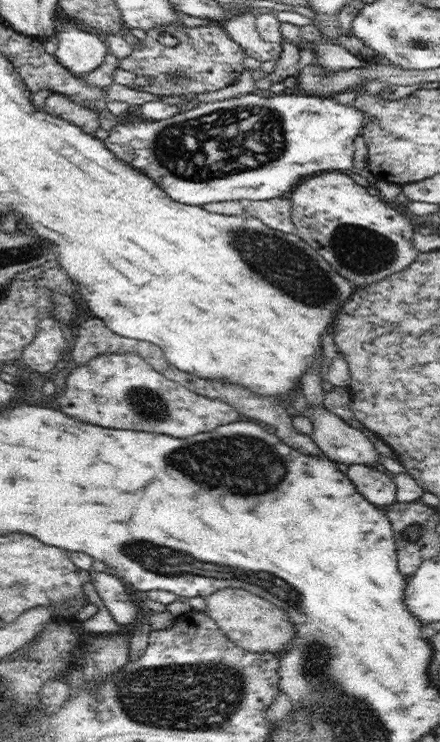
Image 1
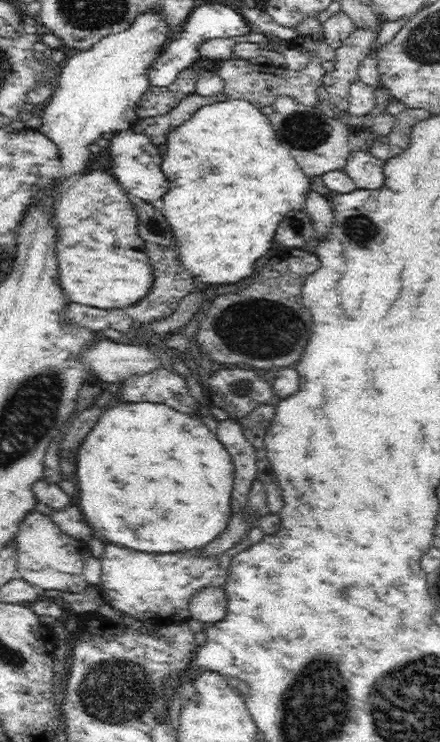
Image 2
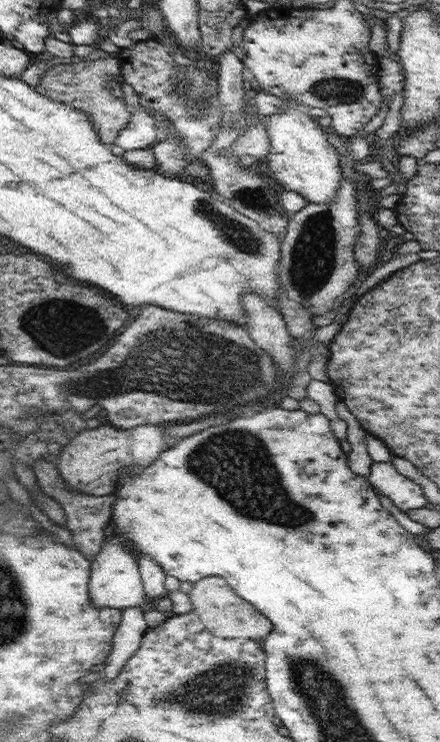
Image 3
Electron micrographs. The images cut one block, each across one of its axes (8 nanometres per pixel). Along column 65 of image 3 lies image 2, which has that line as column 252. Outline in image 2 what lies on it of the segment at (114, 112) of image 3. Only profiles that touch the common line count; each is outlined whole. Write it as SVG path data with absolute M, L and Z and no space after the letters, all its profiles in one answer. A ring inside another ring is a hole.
M296 36L290 40L291 46L296 46L310 49L314 51L310 65L301 71L295 71L286 68L282 64L273 65L271 67L261 65L260 63L251 64L248 59L228 59L217 63L215 71L224 80L224 88L220 94L204 97L194 92L186 95L175 107L172 107L168 112L154 116L154 118L146 117L144 120L138 121L137 126L139 130L146 137L150 138L156 146L165 144L167 136L174 128L186 122L201 106L208 103L215 103L217 100L227 101L232 99L246 99L250 101L256 108L266 108L266 106L273 106L274 100L280 96L289 96L298 103L303 105L313 104L316 98L316 88L321 85L322 73L324 70L319 65L321 61L333 60L335 55L335 48L331 47L322 38L314 39L310 36Z

